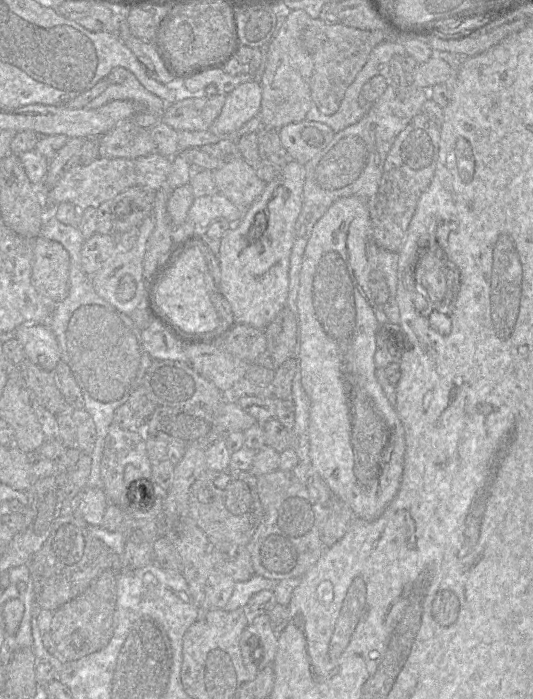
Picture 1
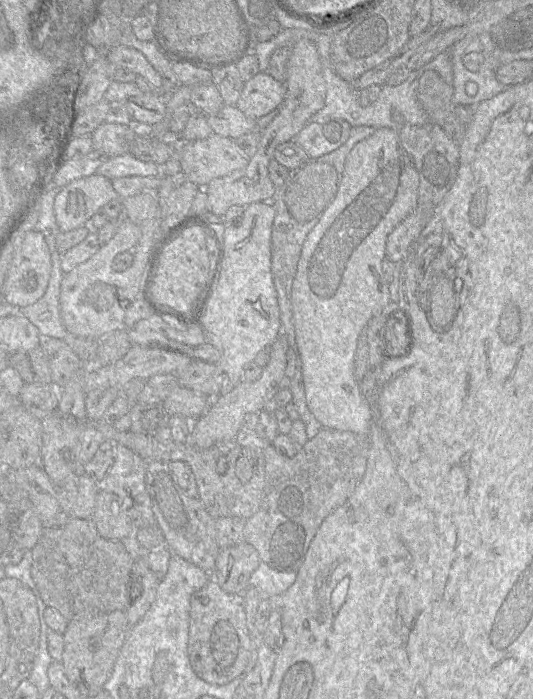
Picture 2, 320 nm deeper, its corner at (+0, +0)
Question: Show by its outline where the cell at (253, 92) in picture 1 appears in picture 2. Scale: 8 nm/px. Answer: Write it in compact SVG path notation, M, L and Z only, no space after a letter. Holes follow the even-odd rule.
M259 72L244 83L236 107L256 121L277 110L284 99L285 86L265 72Z

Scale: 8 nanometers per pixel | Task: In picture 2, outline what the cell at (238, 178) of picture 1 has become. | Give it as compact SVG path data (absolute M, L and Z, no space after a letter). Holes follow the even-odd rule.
M212 133L205 139L184 143L181 177L177 180L187 179L204 188L215 178L245 168L248 160L233 139Z

